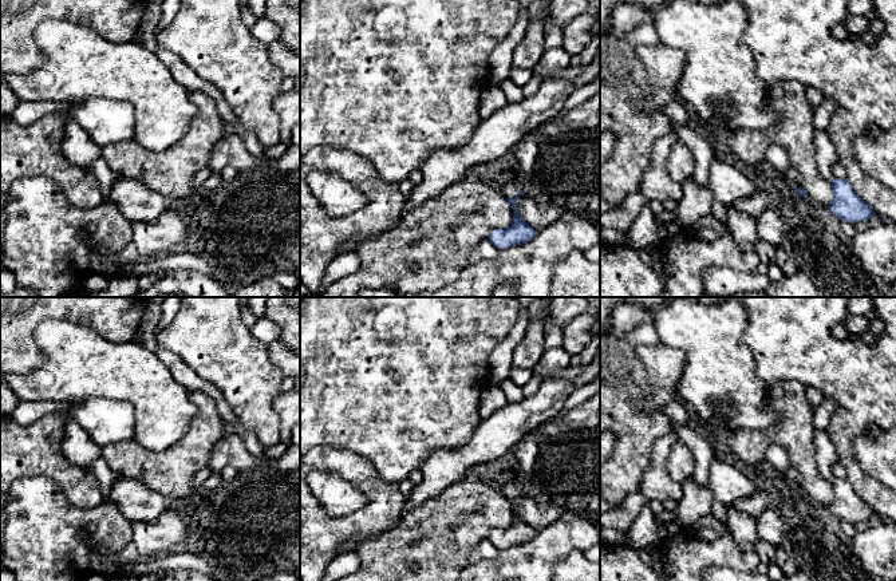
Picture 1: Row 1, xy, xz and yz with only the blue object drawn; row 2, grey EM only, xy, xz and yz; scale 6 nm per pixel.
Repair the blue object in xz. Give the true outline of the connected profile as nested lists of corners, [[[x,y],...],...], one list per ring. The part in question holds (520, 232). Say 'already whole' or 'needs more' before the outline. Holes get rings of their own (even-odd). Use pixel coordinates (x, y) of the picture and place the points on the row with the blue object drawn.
needs more; [[[517,169],[512,174],[512,178],[504,186],[504,195],[513,206],[513,222],[508,229],[494,229],[489,234],[489,240],[498,249],[526,244],[534,238],[537,233],[537,230],[521,218],[520,213],[514,208],[518,202],[518,197],[522,195],[522,190],[520,183],[520,170]]]

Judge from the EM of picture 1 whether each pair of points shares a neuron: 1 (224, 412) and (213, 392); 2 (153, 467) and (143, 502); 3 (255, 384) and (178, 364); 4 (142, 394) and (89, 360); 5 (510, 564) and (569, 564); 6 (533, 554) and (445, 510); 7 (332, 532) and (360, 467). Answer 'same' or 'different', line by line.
1: same
2: different
3: different
4: same
5: different
6: different
7: same

